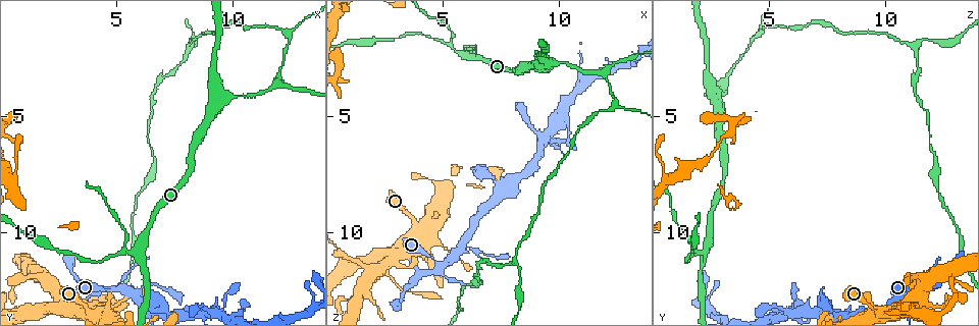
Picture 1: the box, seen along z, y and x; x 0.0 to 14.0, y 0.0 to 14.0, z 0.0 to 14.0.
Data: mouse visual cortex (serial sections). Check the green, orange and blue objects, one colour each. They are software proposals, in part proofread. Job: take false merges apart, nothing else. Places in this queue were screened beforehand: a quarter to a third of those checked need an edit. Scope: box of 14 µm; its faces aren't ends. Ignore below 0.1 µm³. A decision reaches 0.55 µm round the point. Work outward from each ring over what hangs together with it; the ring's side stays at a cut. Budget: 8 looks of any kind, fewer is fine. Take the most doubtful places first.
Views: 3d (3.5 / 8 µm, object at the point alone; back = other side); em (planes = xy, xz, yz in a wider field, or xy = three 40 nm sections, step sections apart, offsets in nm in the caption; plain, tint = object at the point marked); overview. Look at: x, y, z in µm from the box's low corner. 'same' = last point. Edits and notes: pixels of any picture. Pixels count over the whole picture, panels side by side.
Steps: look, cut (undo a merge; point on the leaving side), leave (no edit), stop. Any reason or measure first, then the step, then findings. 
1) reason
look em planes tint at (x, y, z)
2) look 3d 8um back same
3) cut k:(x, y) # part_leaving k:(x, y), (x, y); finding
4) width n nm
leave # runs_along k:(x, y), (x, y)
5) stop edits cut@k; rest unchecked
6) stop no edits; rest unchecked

a fork
look 3d 3.5um at (5.9, 10.6, 2.4)

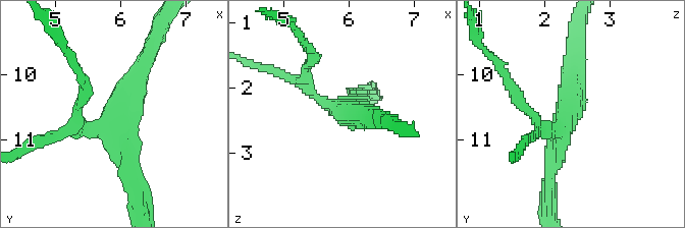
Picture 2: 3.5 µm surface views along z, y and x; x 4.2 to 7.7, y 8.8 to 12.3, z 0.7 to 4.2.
leave # runs_along 2:(147, 56), (103, 128), (59, 134); one cell here

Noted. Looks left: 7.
sudden change in width
look 3d 8um at (4.9, 12.4, 11.3)

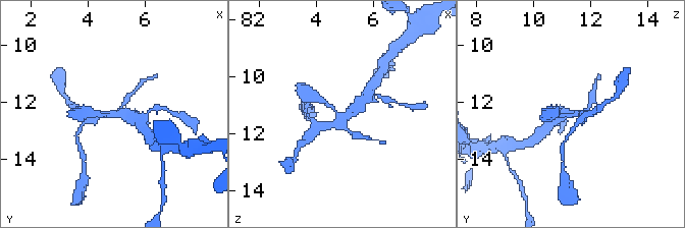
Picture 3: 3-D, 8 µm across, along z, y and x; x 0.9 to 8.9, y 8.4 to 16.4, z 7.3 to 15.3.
shape alone is not enough
look em xy step 1 tint at (4.8, 12.4, 11.3)

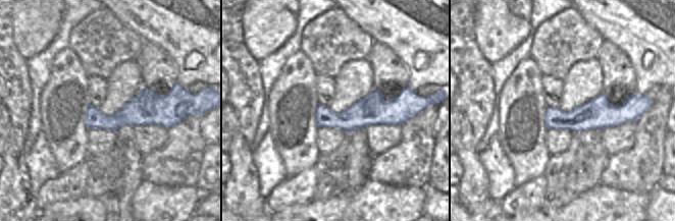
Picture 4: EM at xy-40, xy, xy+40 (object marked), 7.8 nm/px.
width 220 nm
leave # runs_along 3:(87, 112), (135, 118); continuous, no second cell

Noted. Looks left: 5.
calibre changes
look 3d 3.5um at (10.4, 4.0, 2.7)

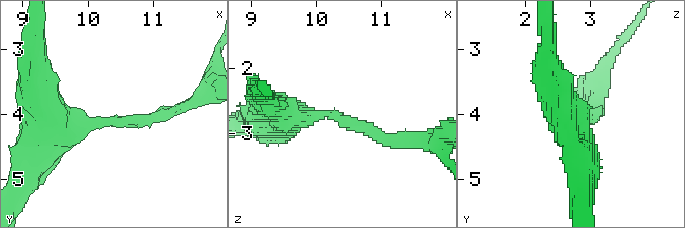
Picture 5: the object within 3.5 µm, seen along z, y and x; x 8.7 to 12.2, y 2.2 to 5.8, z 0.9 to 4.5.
leave # runs_along 5:(51, 143), (72, 123), (172, 111); one cell here

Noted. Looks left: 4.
branch point
look 3d 3.5um at (12.4, 1.5, 4.6)

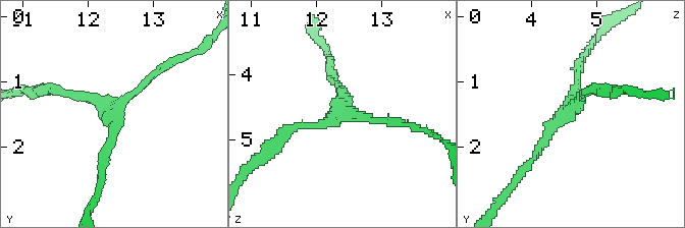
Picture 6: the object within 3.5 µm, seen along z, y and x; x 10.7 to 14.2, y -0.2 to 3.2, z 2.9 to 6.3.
arms 3; arm_widths 150, 150, 150 nm
leave # runs_along 6:(530, 161), (554, 123), (595, 90); one cell here

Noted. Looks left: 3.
stop no edits; rest unchecked

